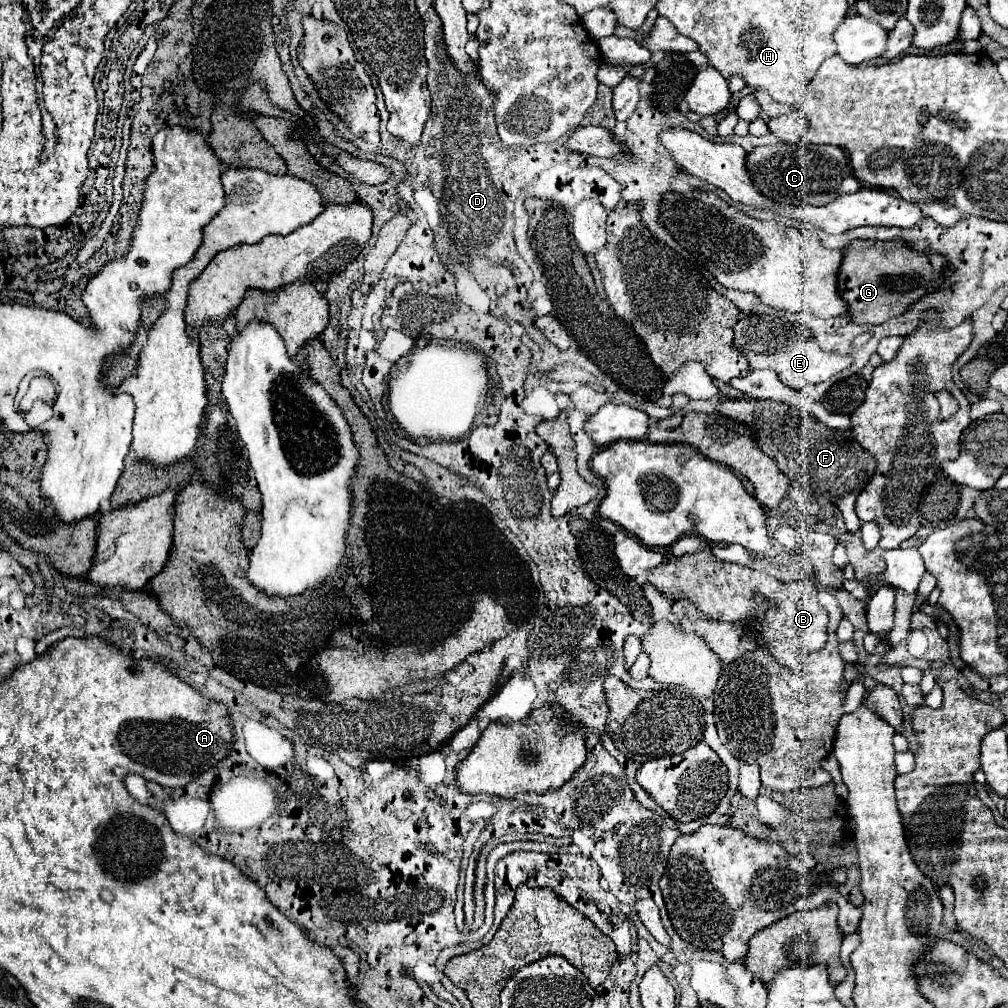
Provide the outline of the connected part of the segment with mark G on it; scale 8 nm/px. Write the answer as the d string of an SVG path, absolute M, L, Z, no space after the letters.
M855 239L843 249L839 267L839 293L847 303L847 315L853 323L883 323L901 315L911 303L927 291L943 285L943 259L923 257L905 247L903 241Z

